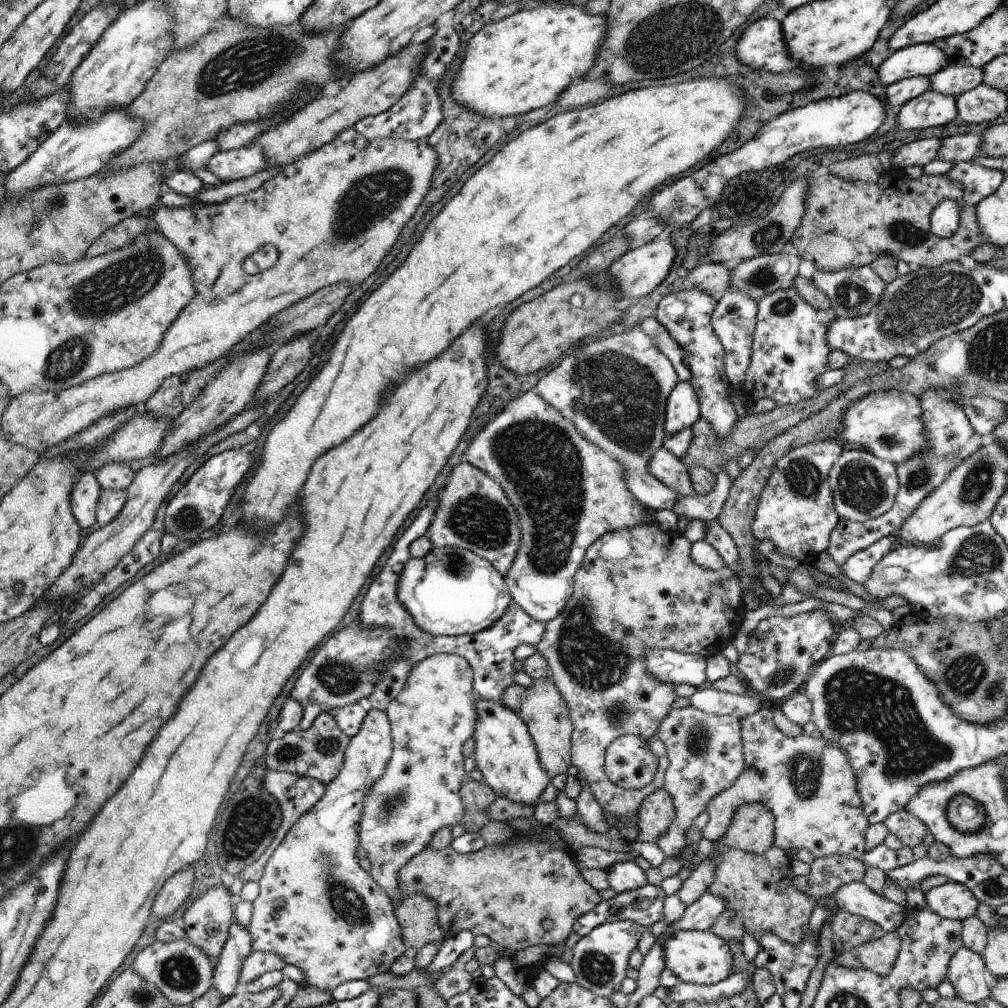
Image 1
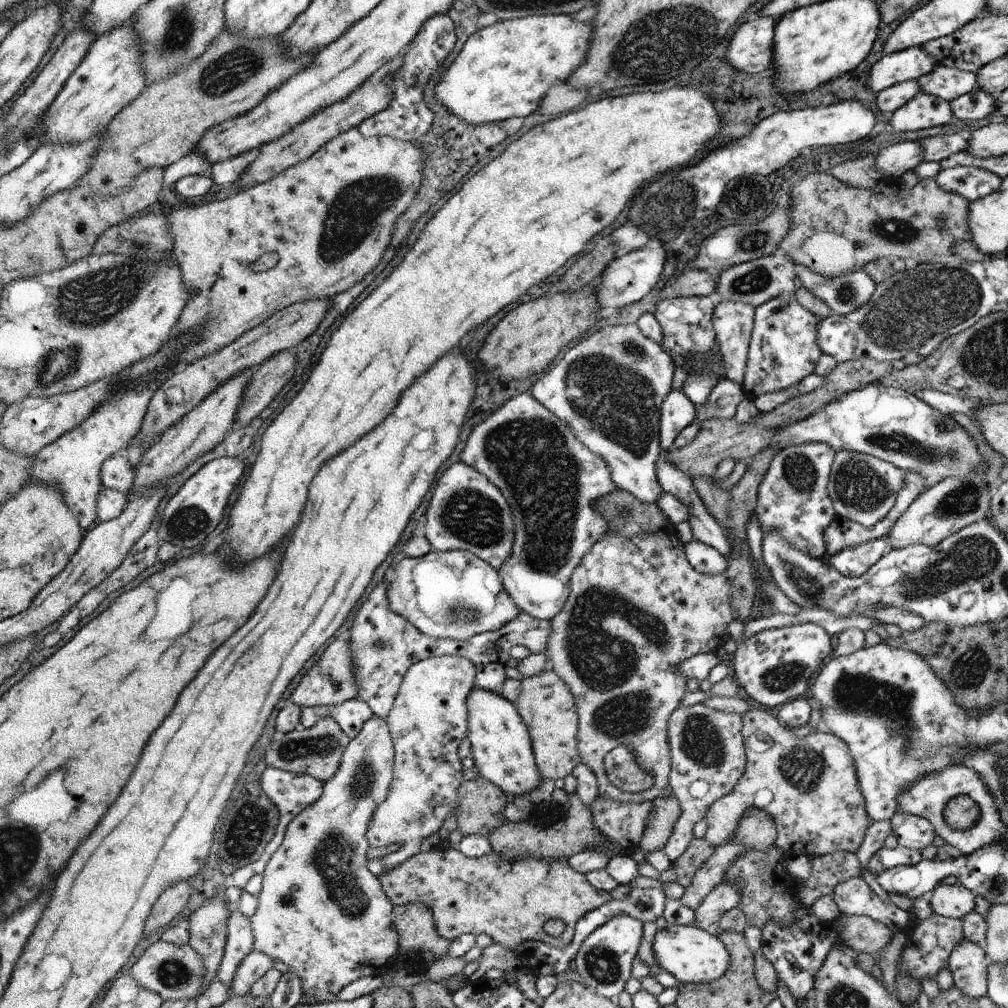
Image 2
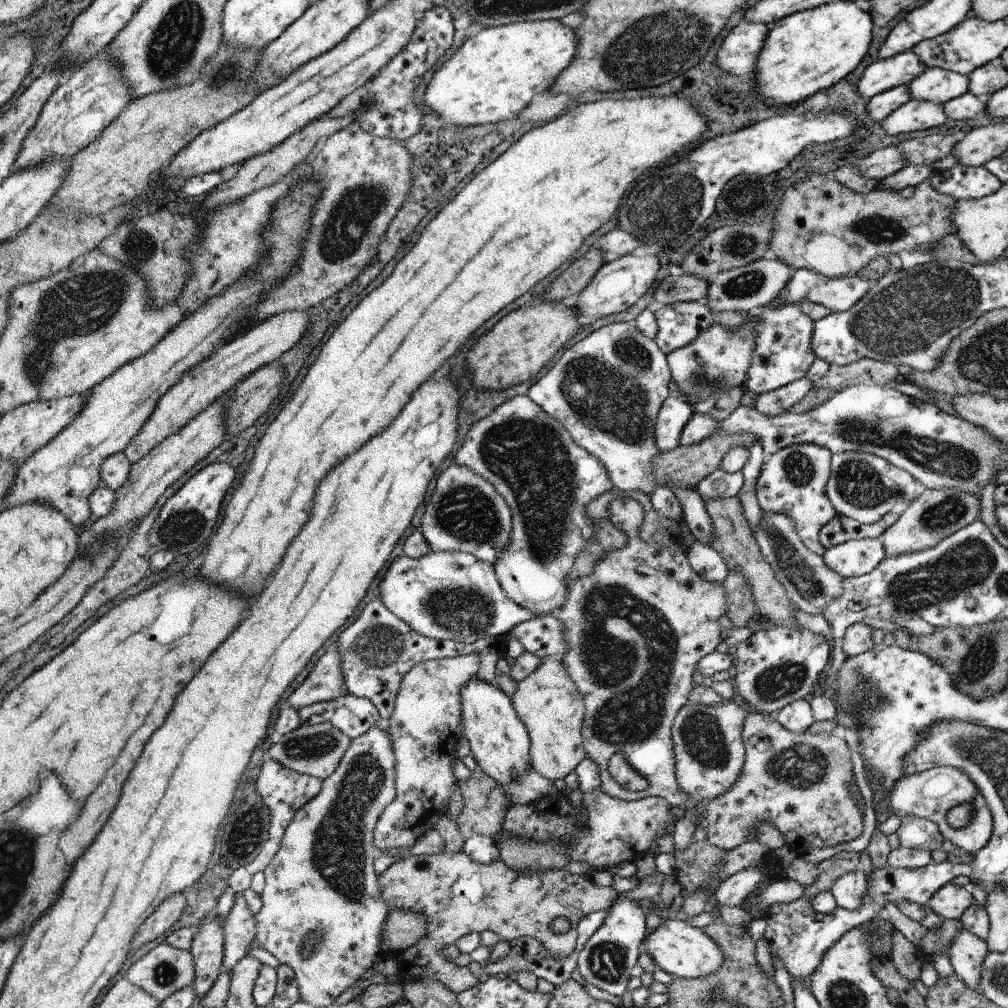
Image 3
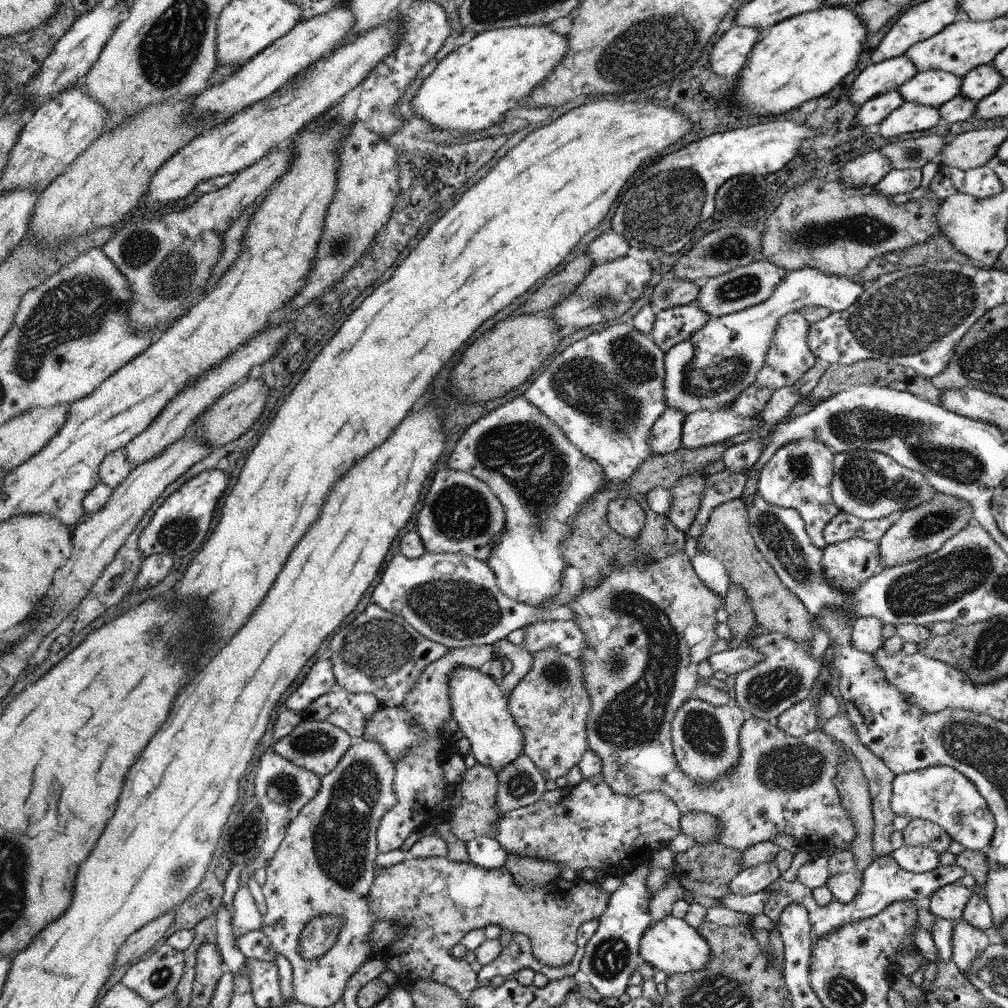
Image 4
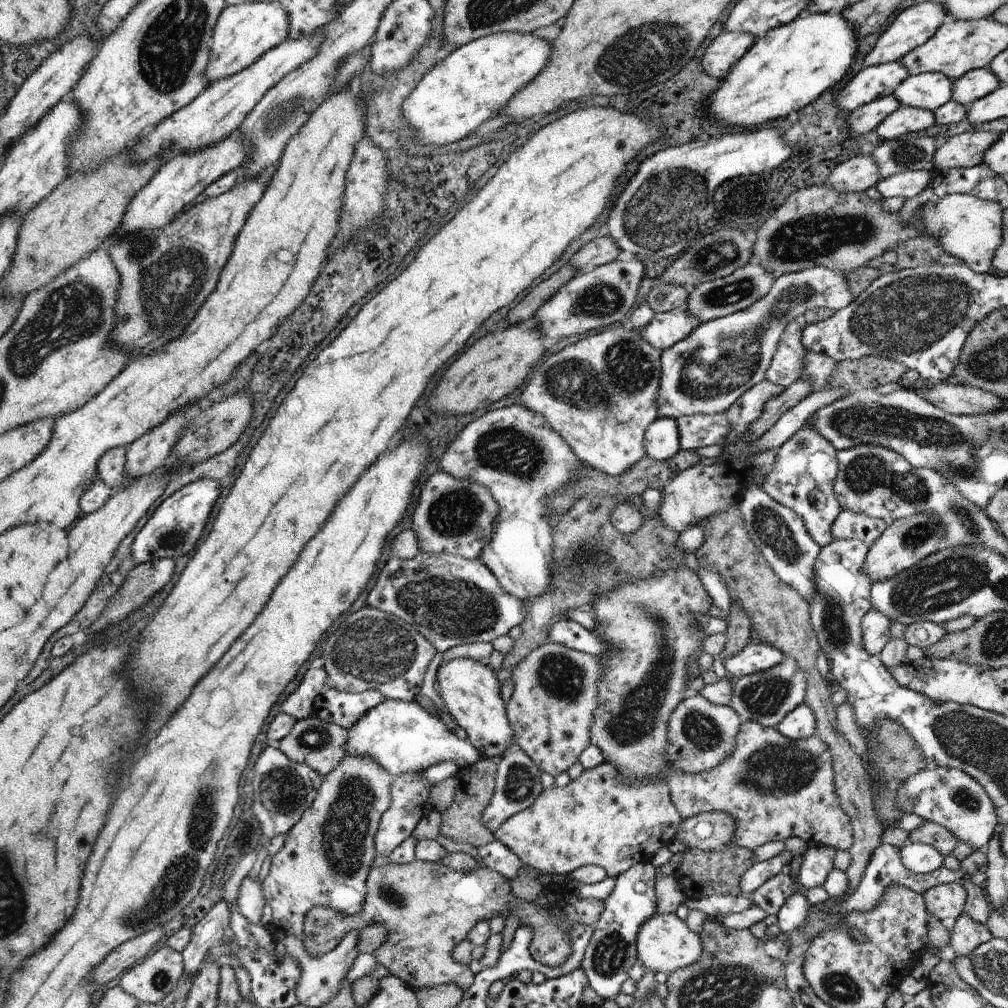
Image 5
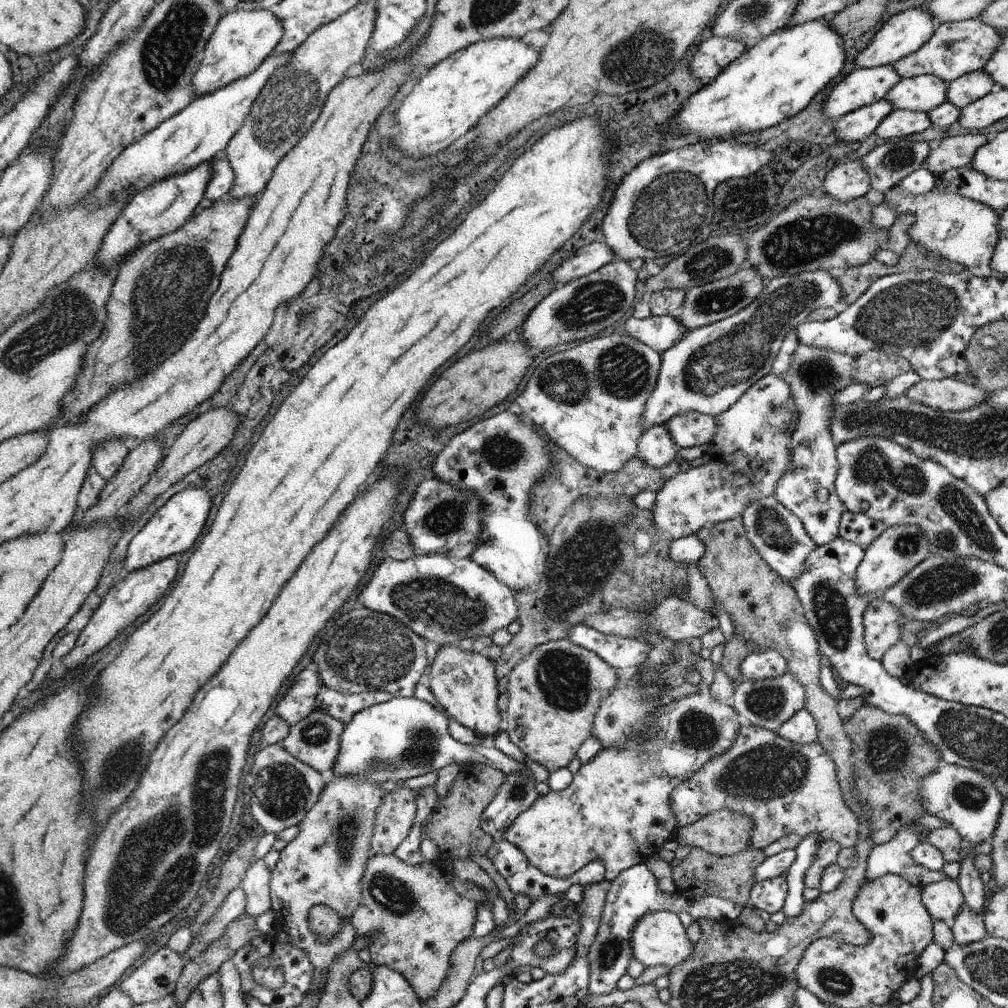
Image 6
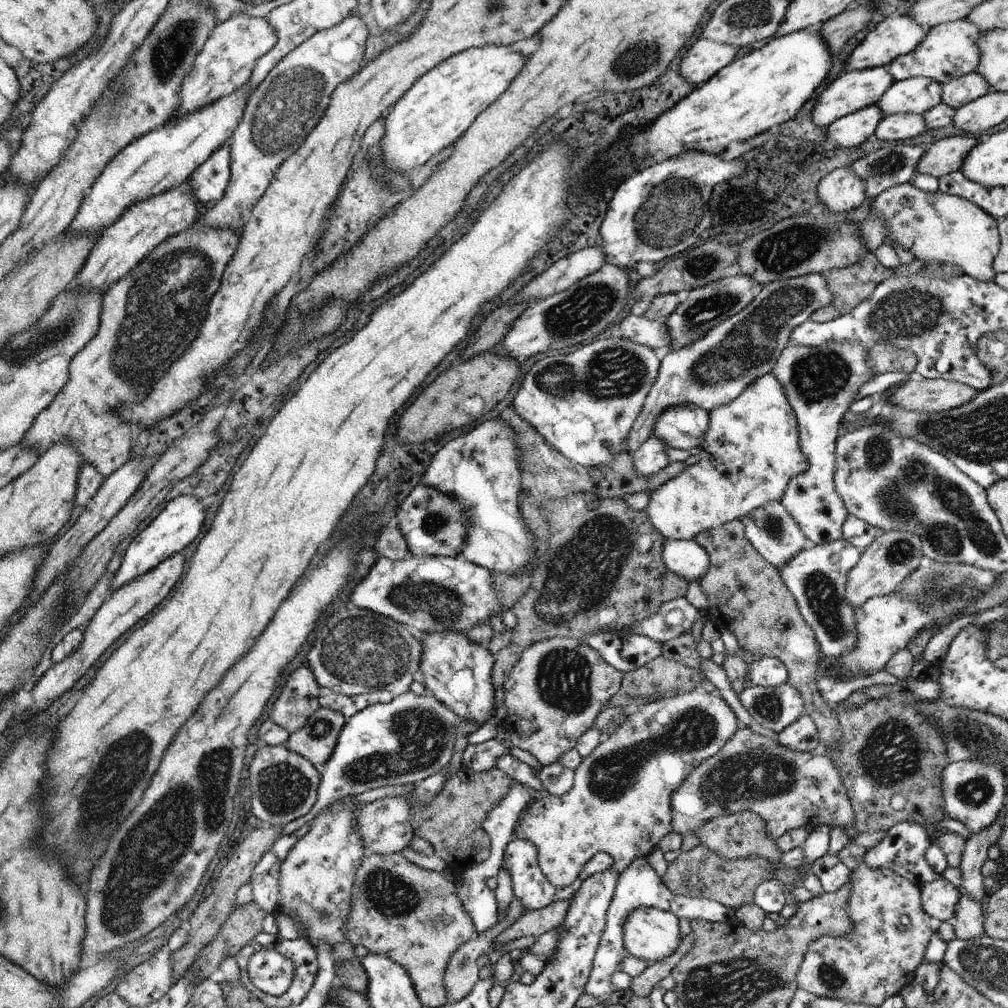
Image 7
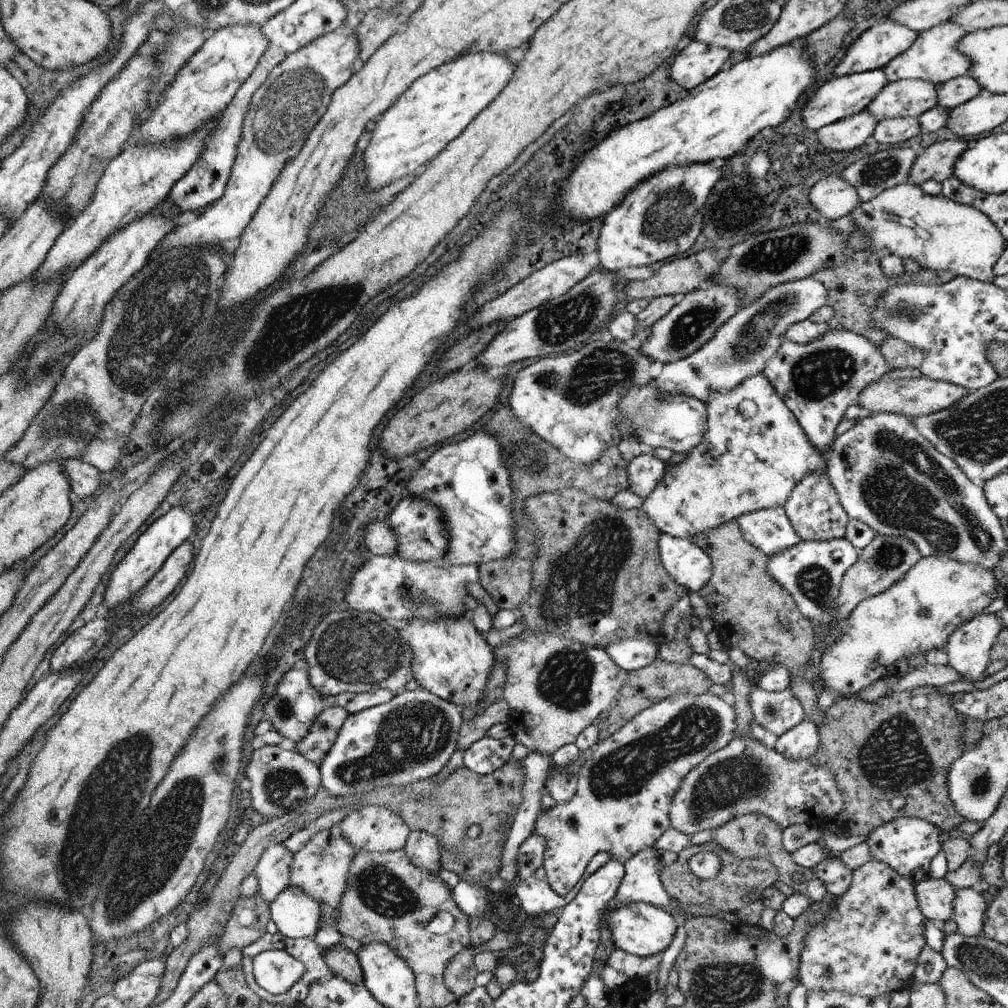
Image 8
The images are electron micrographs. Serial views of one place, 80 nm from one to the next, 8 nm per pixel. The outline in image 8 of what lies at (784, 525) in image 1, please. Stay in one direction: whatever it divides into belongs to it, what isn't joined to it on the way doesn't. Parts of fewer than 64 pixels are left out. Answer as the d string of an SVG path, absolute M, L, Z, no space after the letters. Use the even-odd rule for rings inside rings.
M844 329L830 330L816 342L806 345L784 338L776 356L772 356L761 374L772 382L780 398L794 412L812 446L828 454L836 438L836 428L845 418L848 407L857 404L866 386L877 382L891 370L875 342L854 330ZM827 470L822 474L808 474L804 476L795 490L792 490L791 497L785 503L785 511L788 519L791 520L796 534L802 540L820 540L828 541L833 539L845 538L846 524L849 522L848 514L844 511L840 498L830 482Z

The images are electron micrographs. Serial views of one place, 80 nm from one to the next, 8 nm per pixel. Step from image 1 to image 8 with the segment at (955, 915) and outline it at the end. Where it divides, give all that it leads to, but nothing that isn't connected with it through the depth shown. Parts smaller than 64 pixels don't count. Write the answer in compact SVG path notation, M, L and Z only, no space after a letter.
M931 878L915 886L918 907L926 919L946 922L953 919L954 889L945 878Z

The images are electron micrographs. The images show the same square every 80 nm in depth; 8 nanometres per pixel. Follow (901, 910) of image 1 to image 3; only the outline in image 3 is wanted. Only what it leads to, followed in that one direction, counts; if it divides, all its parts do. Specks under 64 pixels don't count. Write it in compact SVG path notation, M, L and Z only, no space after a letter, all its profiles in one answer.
M861 869L846 873L834 881L830 891L838 907L854 910L861 905L863 896L866 894L867 877Z

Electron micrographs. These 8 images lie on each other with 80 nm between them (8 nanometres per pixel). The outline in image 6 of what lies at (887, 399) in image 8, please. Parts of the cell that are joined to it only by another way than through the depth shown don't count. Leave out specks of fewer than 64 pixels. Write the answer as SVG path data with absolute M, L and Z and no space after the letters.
M950 378L922 379L904 393L912 402L943 412L964 412L988 398L988 392L969 382Z

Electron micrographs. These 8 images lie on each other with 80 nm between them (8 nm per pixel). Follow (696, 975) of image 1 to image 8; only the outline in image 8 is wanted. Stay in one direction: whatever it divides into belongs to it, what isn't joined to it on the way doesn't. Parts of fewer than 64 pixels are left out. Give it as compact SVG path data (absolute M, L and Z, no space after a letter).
M636 902L636 904L615 908L608 914L608 935L612 936L615 949L648 958L664 952L670 946L680 923L679 920L674 920L672 914L664 912L654 905Z

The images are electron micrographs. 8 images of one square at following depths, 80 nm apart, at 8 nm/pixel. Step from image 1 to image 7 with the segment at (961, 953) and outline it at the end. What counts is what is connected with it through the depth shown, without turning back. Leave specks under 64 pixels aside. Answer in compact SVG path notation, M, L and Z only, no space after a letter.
M962 892L951 921L954 932L956 932L956 938L961 940L980 938L981 935L985 934L984 920L985 915L982 912L981 902L972 900L968 894Z

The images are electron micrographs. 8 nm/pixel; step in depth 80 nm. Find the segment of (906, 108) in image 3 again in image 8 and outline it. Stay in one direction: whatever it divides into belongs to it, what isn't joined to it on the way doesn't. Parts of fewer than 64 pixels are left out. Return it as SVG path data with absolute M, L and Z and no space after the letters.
M911 117L890 118L879 121L872 136L877 143L900 144L922 132L920 120Z

